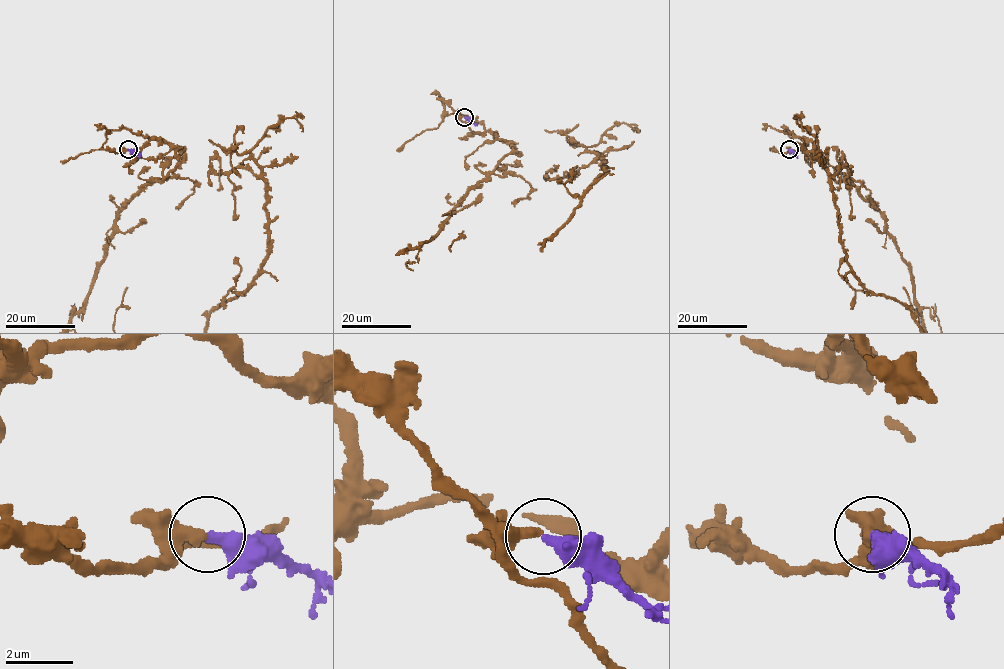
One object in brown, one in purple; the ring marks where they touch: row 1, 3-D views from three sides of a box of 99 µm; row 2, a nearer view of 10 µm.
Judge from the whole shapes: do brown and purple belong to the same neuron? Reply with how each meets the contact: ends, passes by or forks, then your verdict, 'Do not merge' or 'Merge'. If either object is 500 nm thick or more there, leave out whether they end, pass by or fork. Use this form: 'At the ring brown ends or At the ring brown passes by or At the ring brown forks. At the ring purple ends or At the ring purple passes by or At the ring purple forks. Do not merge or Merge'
At the ring brown ends. At the ring purple ends. Do not merge

